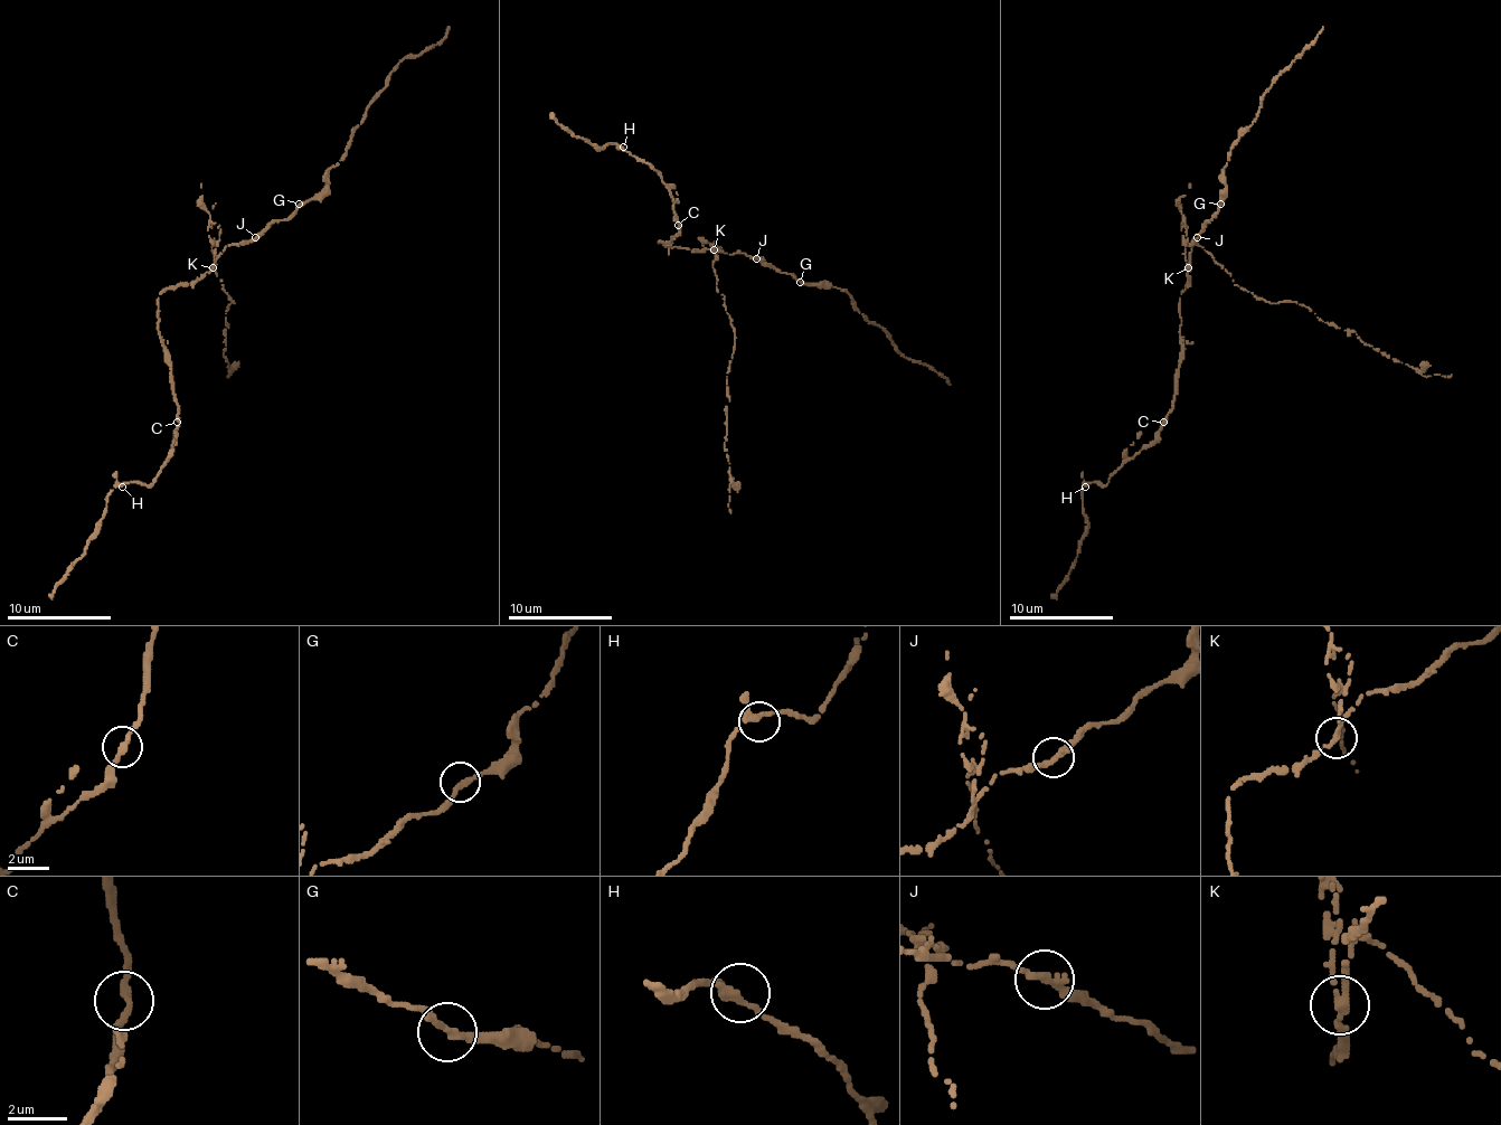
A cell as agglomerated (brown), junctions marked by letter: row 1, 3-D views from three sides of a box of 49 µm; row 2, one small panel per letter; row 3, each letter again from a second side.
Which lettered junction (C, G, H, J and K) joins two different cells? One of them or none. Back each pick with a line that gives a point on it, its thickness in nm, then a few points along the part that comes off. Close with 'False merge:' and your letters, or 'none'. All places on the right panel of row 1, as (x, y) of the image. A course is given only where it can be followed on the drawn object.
K: (1188, 267) | 220 nm | (1187, 268), (1185, 245), (1197, 243), (1238, 286), (1267, 302), (1304, 305), (1423, 375), (1452, 375)
False merge: K

